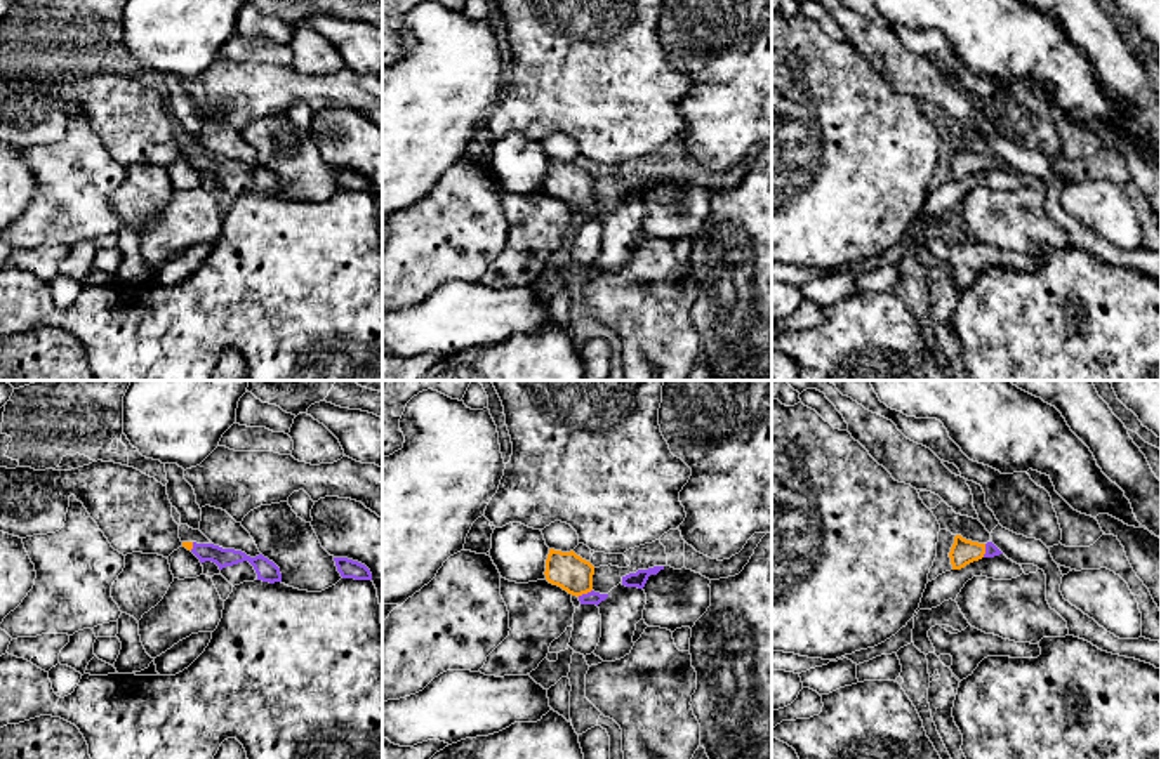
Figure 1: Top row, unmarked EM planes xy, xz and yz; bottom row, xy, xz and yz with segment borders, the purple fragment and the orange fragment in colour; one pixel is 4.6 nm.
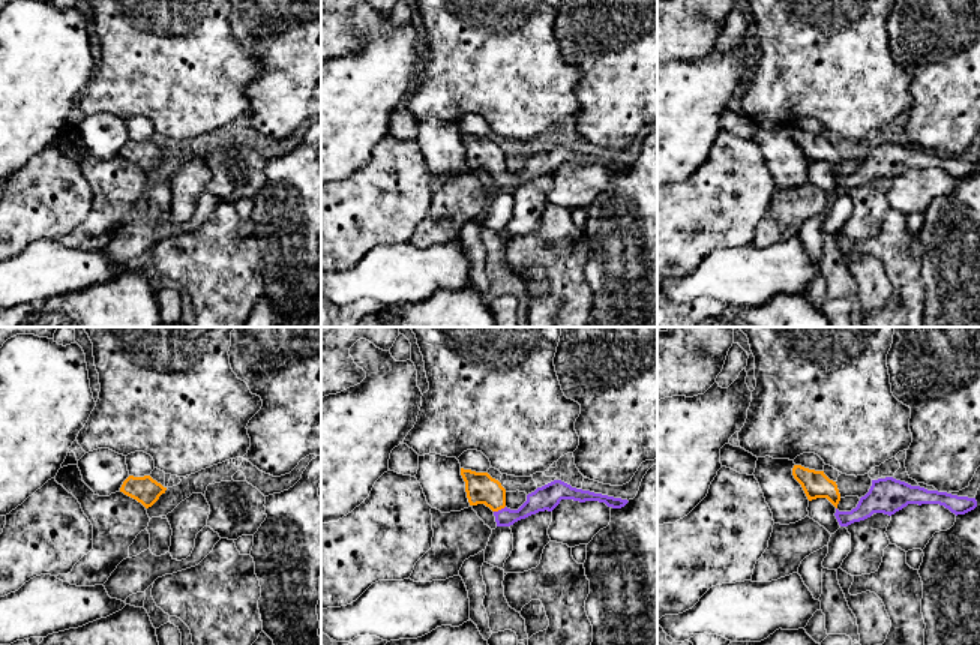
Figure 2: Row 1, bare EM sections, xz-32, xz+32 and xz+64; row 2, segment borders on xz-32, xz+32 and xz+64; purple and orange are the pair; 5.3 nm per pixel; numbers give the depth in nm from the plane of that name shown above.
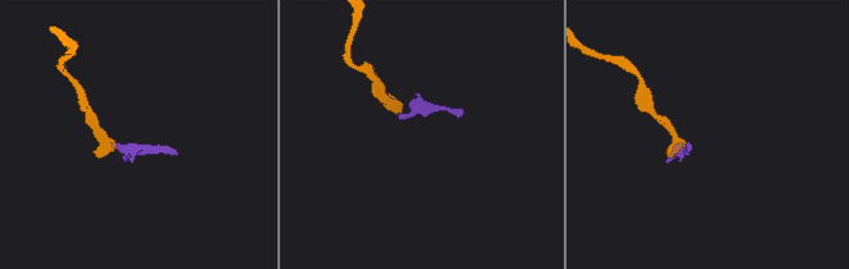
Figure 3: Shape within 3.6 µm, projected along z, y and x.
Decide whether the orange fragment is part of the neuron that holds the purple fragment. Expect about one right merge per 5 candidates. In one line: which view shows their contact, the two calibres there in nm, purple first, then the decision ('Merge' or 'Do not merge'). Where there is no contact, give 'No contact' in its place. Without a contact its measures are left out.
Touches purple in xz. Thickness 60 nm (purple) against 170 nm. Merge

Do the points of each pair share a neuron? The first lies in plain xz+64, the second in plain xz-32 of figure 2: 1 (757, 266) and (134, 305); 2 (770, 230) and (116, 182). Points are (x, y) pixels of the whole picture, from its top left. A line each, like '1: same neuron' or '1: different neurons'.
1: different neurons
2: same neuron

